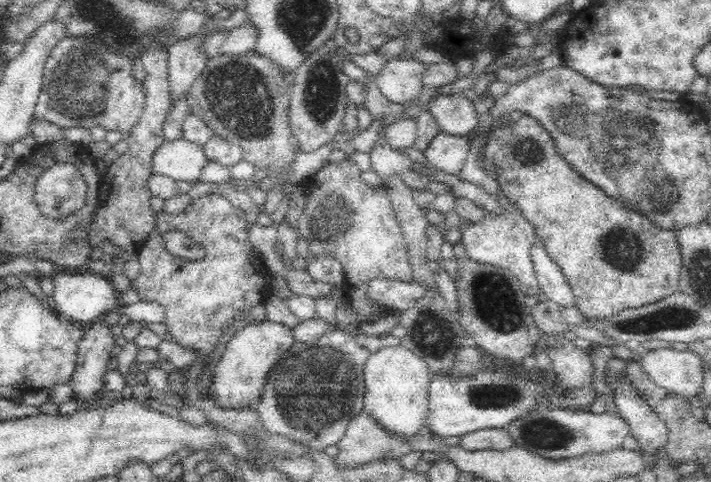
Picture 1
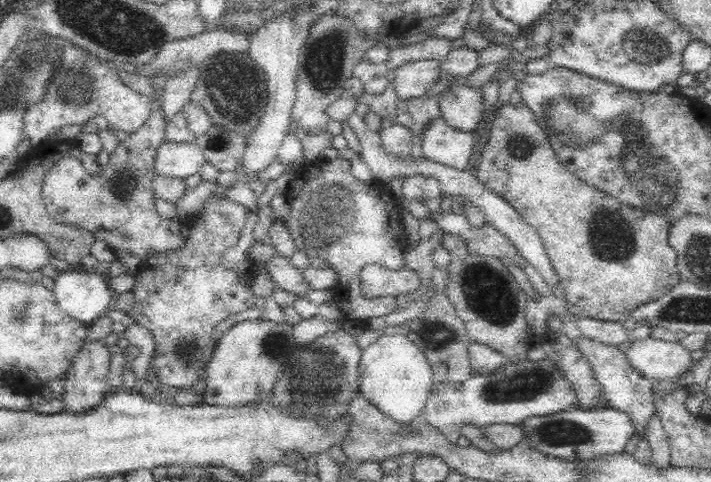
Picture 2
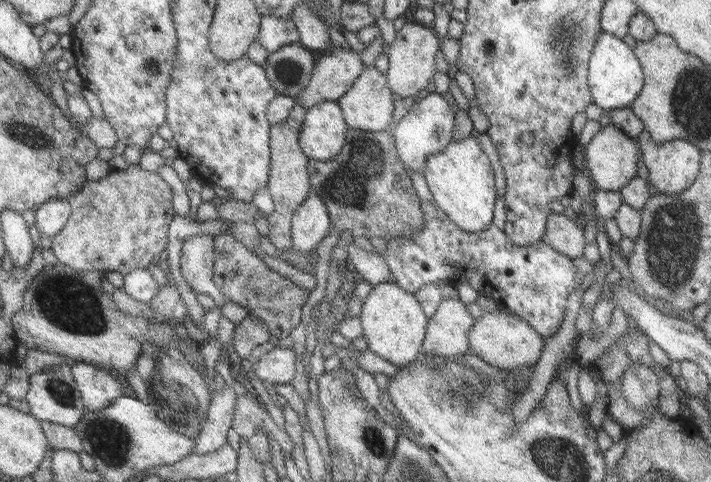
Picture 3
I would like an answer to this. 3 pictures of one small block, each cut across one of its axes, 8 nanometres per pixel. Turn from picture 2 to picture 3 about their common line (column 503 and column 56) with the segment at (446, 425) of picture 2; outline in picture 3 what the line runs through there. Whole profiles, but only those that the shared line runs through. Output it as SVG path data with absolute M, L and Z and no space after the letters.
M71 362L57 364L45 372L33 374L26 399L30 406L30 413L40 421L47 420L71 428L79 424L79 420L87 410L81 389L74 379Z

